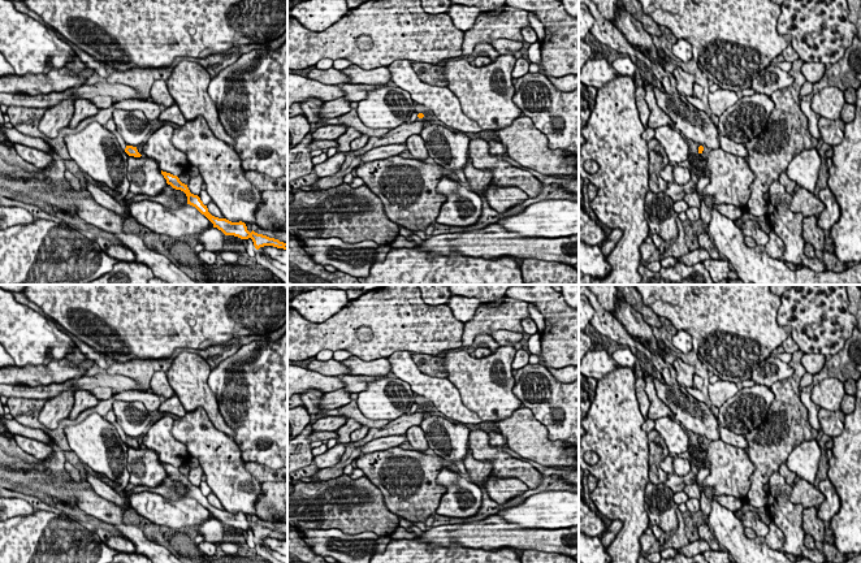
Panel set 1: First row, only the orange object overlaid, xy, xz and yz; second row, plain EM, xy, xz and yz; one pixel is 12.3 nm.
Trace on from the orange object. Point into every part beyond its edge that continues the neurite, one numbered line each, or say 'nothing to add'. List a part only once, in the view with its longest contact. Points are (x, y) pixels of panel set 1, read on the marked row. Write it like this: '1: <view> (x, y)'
1: xy (111, 125)

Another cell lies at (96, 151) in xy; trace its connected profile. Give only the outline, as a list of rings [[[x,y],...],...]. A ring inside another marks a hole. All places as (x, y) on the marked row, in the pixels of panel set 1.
[[[99,122],[86,125],[81,131],[66,135],[65,144],[70,159],[91,179],[104,189],[116,191],[121,203],[129,196],[126,165],[129,155],[120,147],[116,135]]]

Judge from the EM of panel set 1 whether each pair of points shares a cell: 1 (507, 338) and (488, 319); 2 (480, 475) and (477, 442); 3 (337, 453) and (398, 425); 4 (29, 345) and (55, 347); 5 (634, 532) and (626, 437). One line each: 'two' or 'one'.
1: two
2: two
3: two
4: one
5: one

